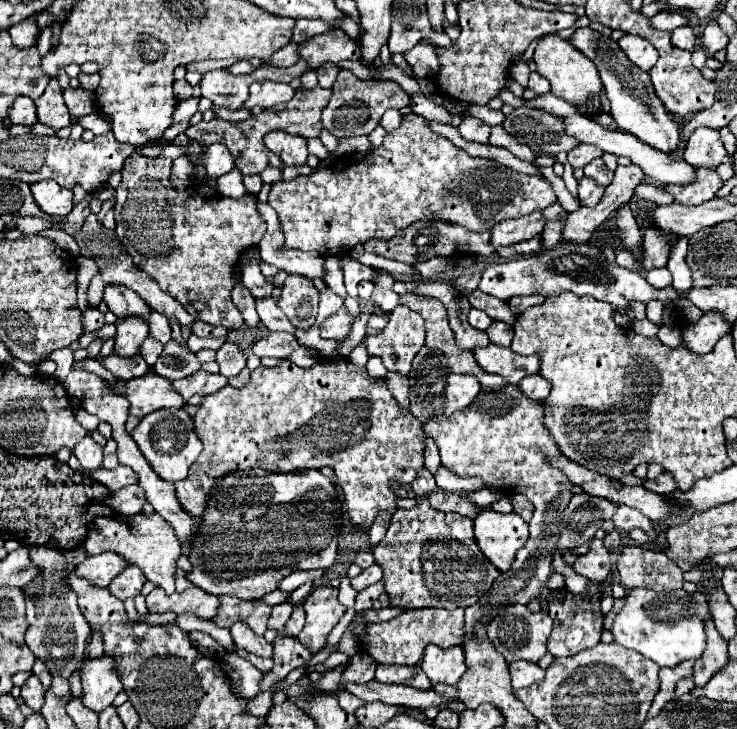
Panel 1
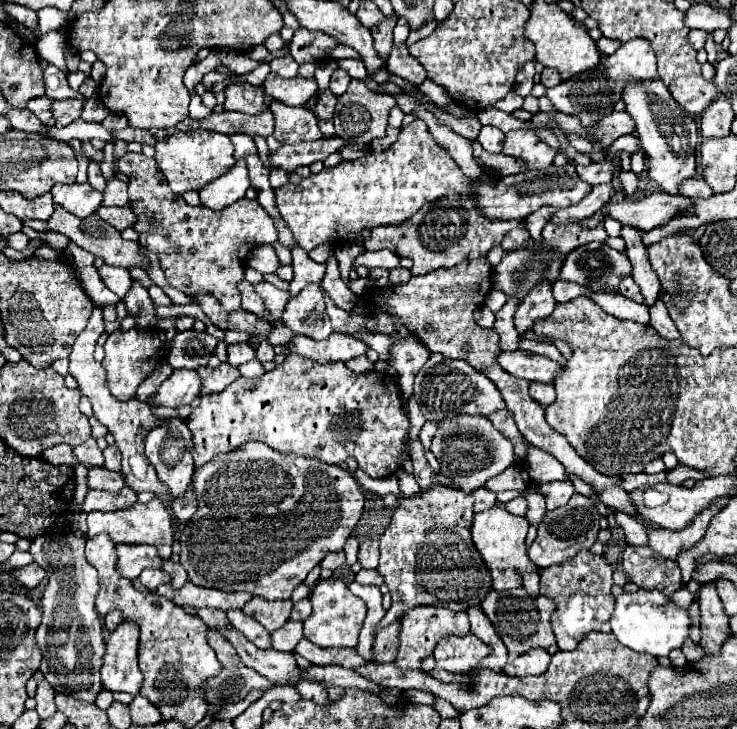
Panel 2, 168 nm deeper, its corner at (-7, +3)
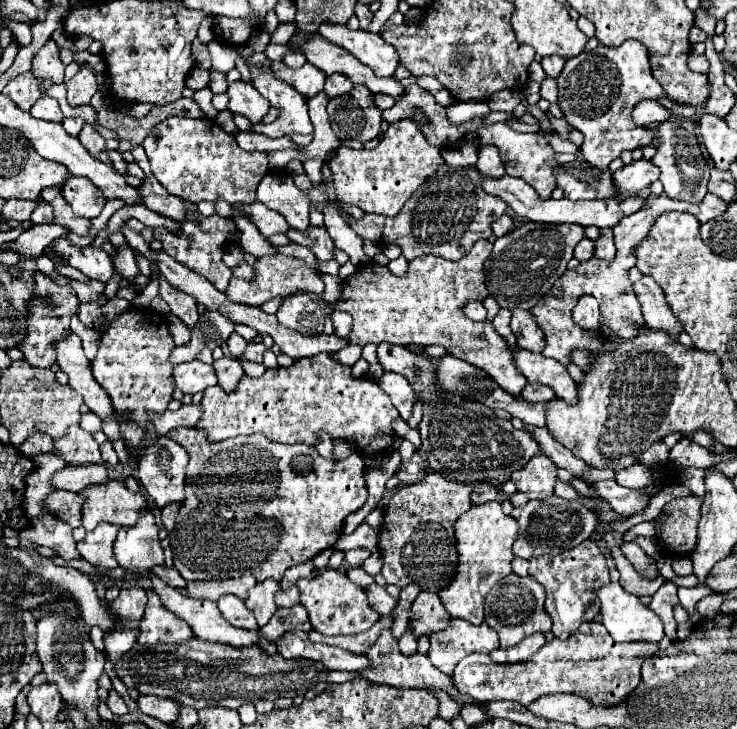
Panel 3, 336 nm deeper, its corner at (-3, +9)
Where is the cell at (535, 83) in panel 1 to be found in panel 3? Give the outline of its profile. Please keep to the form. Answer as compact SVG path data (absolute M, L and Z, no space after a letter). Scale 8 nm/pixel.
M552 55L552 57L544 57L542 61L542 69L544 69L544 73L546 73L546 77L552 77L552 79L556 79L558 75L560 75L560 71L562 71L562 67L564 67L564 59L560 59L558 55Z

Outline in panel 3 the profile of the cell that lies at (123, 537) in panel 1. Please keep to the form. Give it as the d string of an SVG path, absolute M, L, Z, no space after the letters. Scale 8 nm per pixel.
M112 479L110 483L106 485L92 485L92 487L86 487L82 491L84 495L84 505L82 505L82 525L86 531L92 531L98 523L112 523L112 525L118 525L118 527L132 527L134 523L138 523L148 511L150 511L150 505L146 501L146 497L142 493L132 493L124 487L122 481L116 481Z

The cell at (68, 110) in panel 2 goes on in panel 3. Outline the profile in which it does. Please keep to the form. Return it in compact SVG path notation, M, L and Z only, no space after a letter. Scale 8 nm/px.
M80 69L70 81L66 81L66 87L68 87L68 103L72 107L86 105L90 103L92 95L98 91L96 75L90 69Z

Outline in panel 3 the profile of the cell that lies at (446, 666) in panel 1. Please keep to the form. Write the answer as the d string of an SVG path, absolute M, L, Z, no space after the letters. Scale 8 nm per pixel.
M452 619L452 625L448 629L430 635L428 657L434 667L438 667L446 675L452 675L454 667L468 653L490 653L496 647L498 635L486 623L472 625L464 619Z

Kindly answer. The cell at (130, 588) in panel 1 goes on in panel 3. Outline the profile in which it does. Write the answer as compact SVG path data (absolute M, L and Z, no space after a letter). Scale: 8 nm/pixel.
M156 565L154 569L150 569L150 573L156 575L156 577L160 577L170 587L184 587L186 585L186 581L182 579L182 575L174 567L158 567Z

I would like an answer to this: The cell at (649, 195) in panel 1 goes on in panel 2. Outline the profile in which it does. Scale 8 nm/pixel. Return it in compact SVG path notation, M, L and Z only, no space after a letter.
M694 177L692 181L684 181L684 185L680 185L680 195L710 197L710 195L714 195L714 191L708 187L708 183L702 177Z

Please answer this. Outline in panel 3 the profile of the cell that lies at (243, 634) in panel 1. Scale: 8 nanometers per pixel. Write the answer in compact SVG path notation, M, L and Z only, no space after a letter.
M224 595L218 599L218 609L224 615L224 619L240 629L258 631L256 619L252 619L252 611L246 609L242 599L236 599L236 595Z

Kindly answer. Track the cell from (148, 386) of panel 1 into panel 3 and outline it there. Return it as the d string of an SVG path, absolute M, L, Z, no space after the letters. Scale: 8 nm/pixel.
M190 361L190 363L176 365L172 377L174 377L174 387L190 395L204 391L208 385L216 385L216 373L212 365L206 365L202 361Z

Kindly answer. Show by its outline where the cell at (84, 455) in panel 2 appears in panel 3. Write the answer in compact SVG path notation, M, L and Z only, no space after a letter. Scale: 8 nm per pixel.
M70 427L62 439L54 441L54 445L56 445L56 453L60 453L60 457L66 463L72 463L72 465L100 463L98 443L88 431L80 427Z

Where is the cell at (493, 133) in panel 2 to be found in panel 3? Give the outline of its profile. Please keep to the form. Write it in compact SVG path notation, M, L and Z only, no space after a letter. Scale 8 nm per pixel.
M492 145L480 147L478 153L480 153L480 157L478 157L476 167L480 169L480 173L490 175L490 177L504 175L504 165L502 165L502 161L500 161L500 155L498 155L496 147L492 147Z

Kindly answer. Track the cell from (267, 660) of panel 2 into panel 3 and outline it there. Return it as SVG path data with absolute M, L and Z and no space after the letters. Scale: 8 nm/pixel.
M152 577L152 583L154 583L154 591L158 593L158 597L162 599L162 605L176 613L180 619L184 619L196 637L204 639L204 641L216 641L216 643L224 643L224 645L232 645L234 649L244 649L244 647L260 647L260 639L258 639L258 631L246 631L246 629L238 629L238 627L232 627L222 615L220 615L220 609L216 607L214 601L208 601L208 599L190 599L190 597L184 597L180 595L174 587L168 587L166 583L162 583L160 579L154 579Z

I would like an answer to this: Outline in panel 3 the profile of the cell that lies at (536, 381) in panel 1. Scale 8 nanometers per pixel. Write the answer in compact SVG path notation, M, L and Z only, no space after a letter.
M528 383L522 391L522 397L530 403L538 403L538 401L548 401L554 397L554 391L550 387L542 387L542 385L536 385L536 383Z

